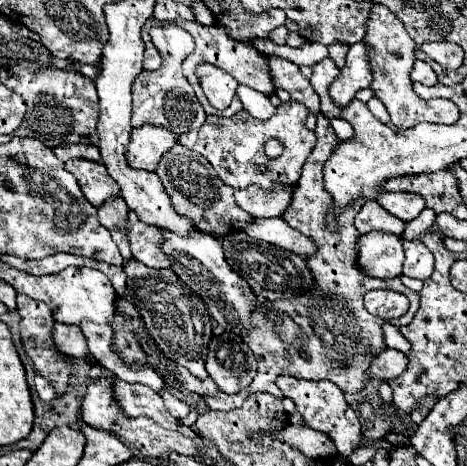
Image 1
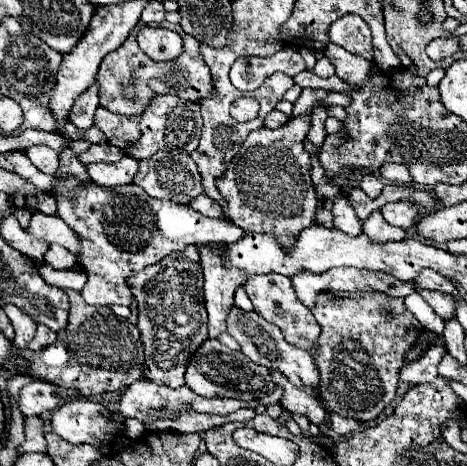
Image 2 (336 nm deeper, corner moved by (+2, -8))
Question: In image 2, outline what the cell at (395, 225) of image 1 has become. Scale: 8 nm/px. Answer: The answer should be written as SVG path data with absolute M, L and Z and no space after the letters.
M346 198L332 200L332 216L334 216L334 228L338 228L350 236L358 236L362 232L362 224L356 218L356 214Z

